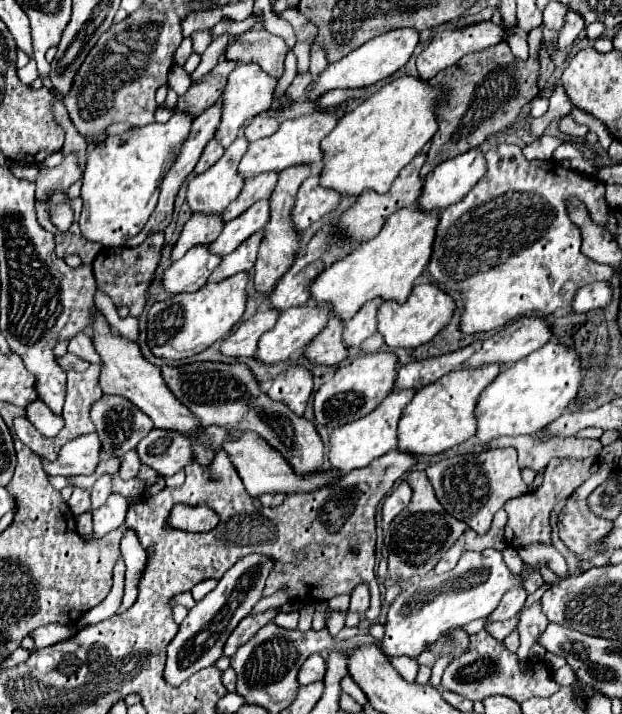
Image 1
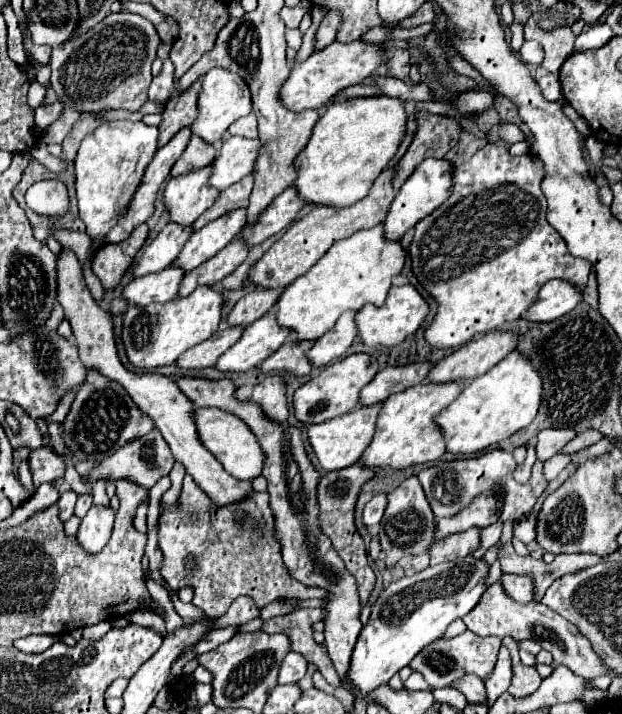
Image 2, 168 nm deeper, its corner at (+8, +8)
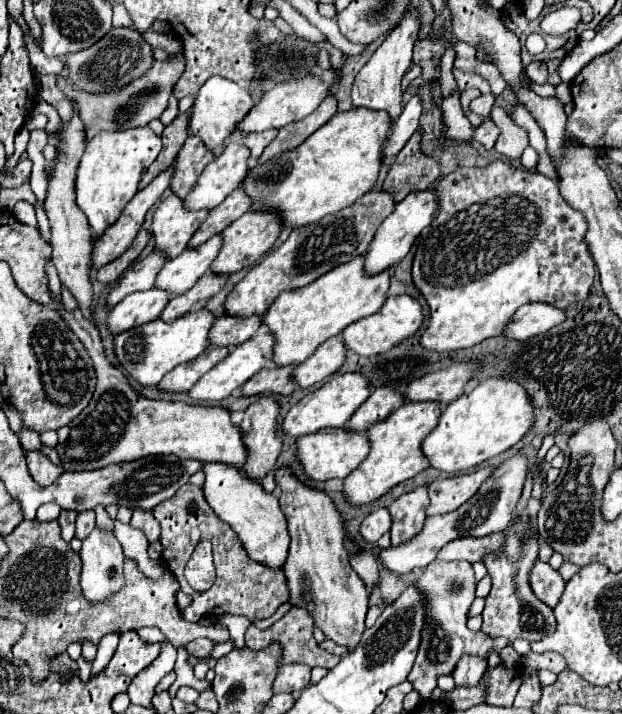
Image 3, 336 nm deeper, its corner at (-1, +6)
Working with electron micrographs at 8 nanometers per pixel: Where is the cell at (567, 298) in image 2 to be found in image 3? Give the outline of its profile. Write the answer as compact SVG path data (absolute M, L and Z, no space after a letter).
M530 303L514 313L510 325L502 331L502 335L506 339L524 341L538 333L546 333L554 325L560 325L564 319L566 315L562 309L556 309L546 303Z

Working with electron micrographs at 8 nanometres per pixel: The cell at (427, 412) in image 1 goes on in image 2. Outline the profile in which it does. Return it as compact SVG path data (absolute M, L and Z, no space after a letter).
M421 383L397 395L389 395L377 417L375 437L361 455L361 461L375 469L385 465L393 469L405 469L415 463L439 459L445 453L445 439L441 435L441 427L435 423L435 417L457 399L463 385L465 383Z

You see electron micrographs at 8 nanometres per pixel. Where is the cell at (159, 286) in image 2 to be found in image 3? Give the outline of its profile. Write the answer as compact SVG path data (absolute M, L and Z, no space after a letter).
M160 289L138 291L126 299L122 299L106 319L106 325L112 335L124 333L126 329L138 327L146 321L154 321L160 317L162 309L168 303L168 293Z

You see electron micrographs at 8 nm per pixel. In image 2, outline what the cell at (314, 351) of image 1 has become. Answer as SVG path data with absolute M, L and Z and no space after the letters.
M289 339L283 343L281 349L277 349L271 357L267 357L259 367L263 369L263 373L271 373L271 371L291 371L295 375L309 375L313 371L311 361L307 359L309 349L315 345L309 341L297 341L297 339Z

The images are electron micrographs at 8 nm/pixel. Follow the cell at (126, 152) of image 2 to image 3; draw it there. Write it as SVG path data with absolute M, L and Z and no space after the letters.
M136 127L126 131L102 131L92 137L82 155L76 177L76 205L88 217L92 231L102 233L110 227L126 203L136 195L144 171L152 165L162 149L162 139L150 127Z

